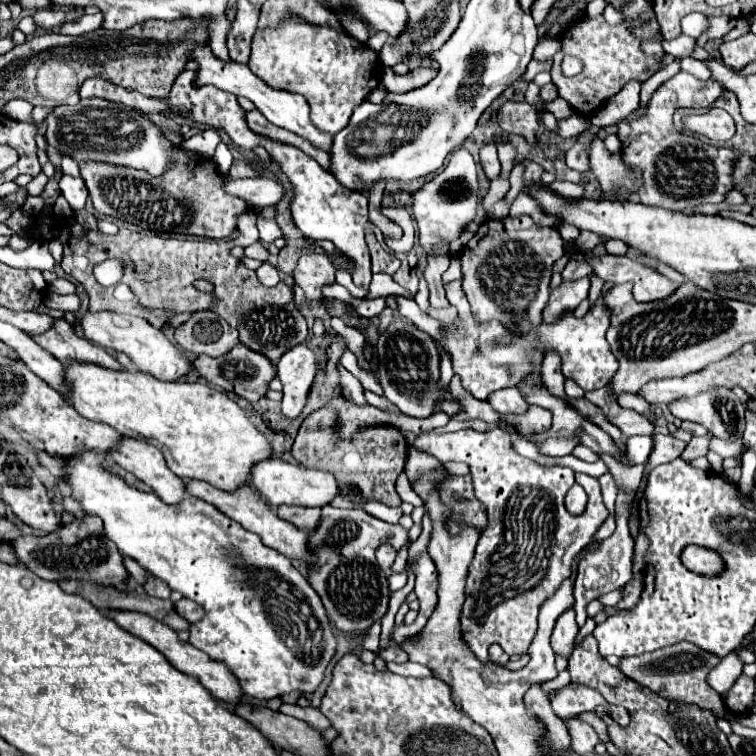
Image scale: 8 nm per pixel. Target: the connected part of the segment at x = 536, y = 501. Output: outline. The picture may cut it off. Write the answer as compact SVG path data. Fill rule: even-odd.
M494 427L486 433L474 429L462 429L454 433L422 433L414 441L414 447L432 453L443 464L449 461L468 463L472 467L476 497L482 501L488 513L488 527L480 535L476 555L470 565L472 589L468 591L468 599L462 609L464 641L476 653L476 657L480 657L480 661L488 661L488 647L492 643L498 643L508 655L524 653L536 635L542 603L546 601L546 597L552 597L558 591L566 577L570 577L570 563L582 549L582 533L596 533L598 527L604 523L606 507L602 503L602 497L598 497L598 479L584 473L576 475L576 481L588 493L588 507L582 515L574 517L564 507L564 495L574 483L574 471L570 467L542 467L536 461L518 455L512 447L510 433L502 431L500 427ZM500 601L528 601L528 623L516 617L510 609L506 609L506 603Z

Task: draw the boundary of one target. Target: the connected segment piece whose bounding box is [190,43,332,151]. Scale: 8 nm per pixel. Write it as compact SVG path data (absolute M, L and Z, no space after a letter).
M194 43L194 45L192 45L192 51L190 51L190 61L194 61L194 63L198 65L198 73L196 73L198 85L210 83L210 85L216 85L216 87L220 87L220 89L224 89L224 91L228 91L228 93L234 93L236 97L246 97L246 99L250 99L250 101L256 105L256 109L258 109L268 121L272 121L274 125L284 127L284 129L288 129L288 131L294 131L294 133L298 133L298 135L310 139L314 145L318 145L318 147L330 151L330 141L332 141L332 137L326 135L326 133L322 133L322 131L318 131L318 129L312 125L312 121L310 121L310 117L308 117L308 115L310 115L308 103L306 103L306 99L304 99L300 93L292 93L292 91L284 91L284 89L274 89L274 87L270 87L268 83L264 83L260 77L256 77L256 75L250 71L248 65L238 63L238 61L232 61L232 59L230 59L230 61L218 59L218 57L212 53L212 49L210 49L208 43Z

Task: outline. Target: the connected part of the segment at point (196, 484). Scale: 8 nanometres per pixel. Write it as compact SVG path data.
M188 479L186 481L186 493L188 495L194 495L198 499L204 499L204 501L210 501L214 507L218 507L226 517L238 521L244 525L244 529L252 531L252 533L258 533L264 541L264 545L280 551L282 555L290 557L290 559L302 559L304 563L312 563L314 559L310 557L308 549L306 549L306 537L308 533L304 533L302 529L294 527L292 523L286 523L284 519L280 519L274 511L272 511L272 505L256 491L252 489L250 485L240 485L238 489L234 491L222 491L222 489L216 489L214 485L208 485L206 481L198 481L198 479Z

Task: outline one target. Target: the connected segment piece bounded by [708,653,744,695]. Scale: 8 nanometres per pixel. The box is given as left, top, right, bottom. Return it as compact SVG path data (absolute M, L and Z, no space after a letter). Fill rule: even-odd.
M734 653L726 655L726 657L718 663L718 667L714 667L714 669L710 671L710 675L708 675L710 687L712 687L716 693L724 695L726 689L730 689L730 685L734 685L734 681L742 675L742 665L744 665L744 663L742 663Z

